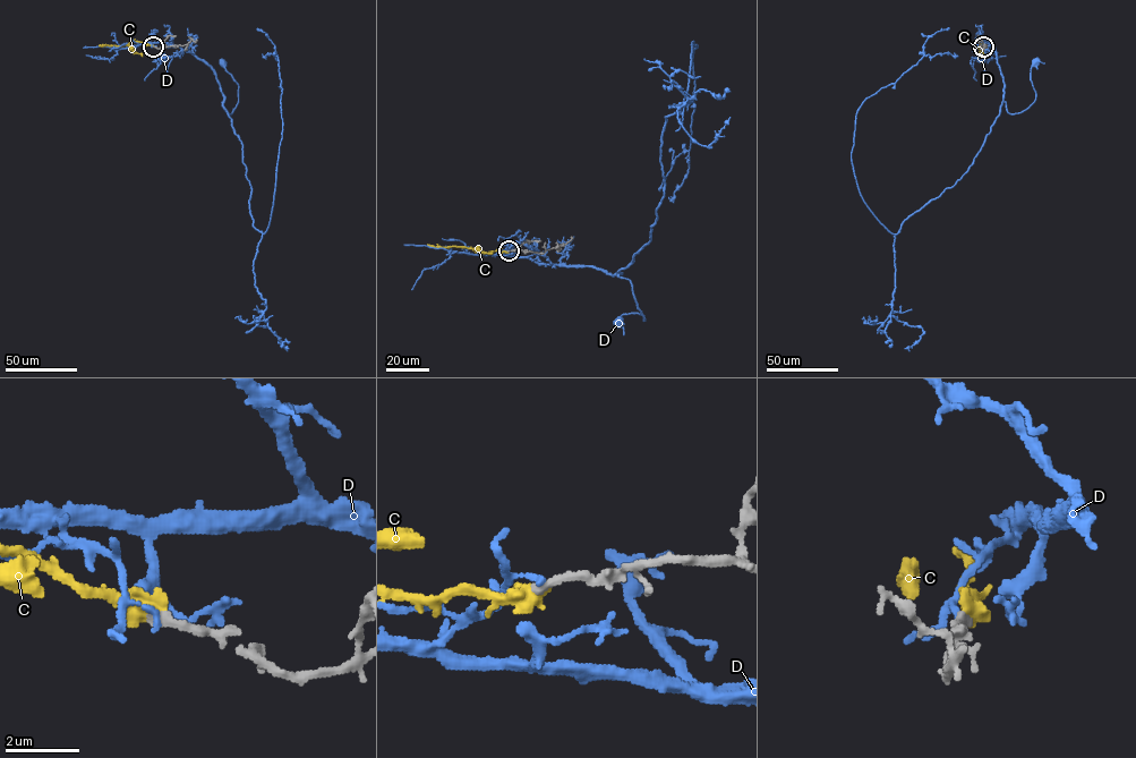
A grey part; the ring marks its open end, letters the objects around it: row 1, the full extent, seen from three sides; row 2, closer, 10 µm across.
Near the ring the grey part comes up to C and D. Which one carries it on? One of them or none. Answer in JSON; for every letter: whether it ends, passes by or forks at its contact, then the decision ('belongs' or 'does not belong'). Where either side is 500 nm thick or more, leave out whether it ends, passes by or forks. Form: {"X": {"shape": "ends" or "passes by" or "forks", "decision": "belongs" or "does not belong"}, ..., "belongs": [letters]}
{"C": {"decision": "belongs"}, "D": {"shape": "ends", "decision": "does not belong"}, "belongs": ["C"]}

